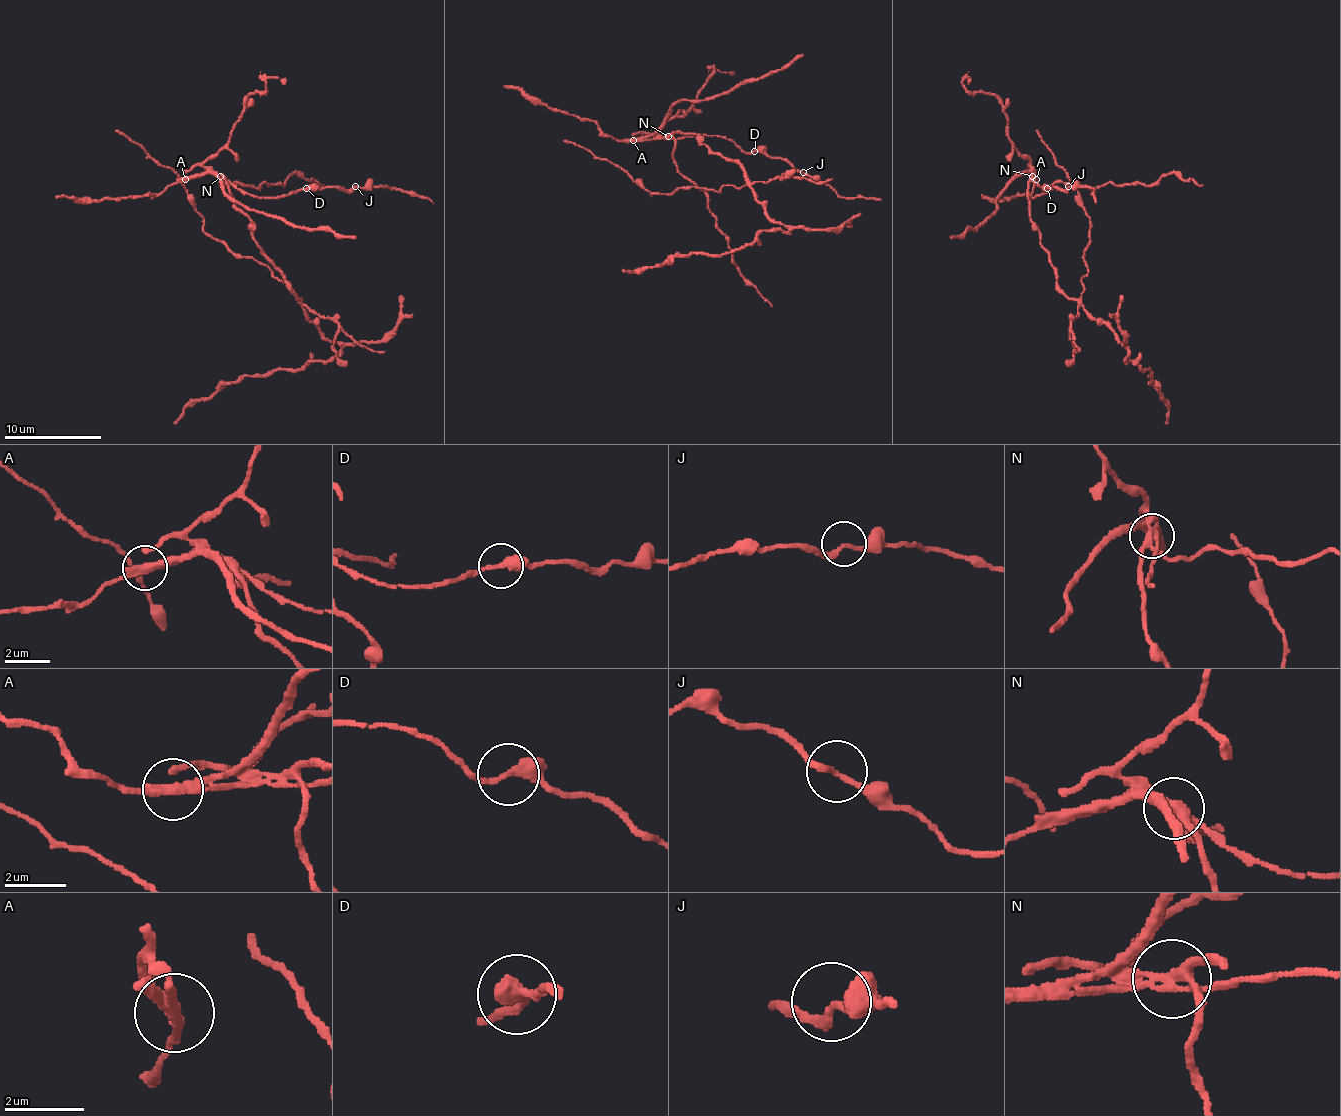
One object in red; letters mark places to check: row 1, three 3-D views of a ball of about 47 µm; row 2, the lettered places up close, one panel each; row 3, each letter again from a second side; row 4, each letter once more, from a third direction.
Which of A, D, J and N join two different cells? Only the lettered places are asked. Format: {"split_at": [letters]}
{"split_at": ["A", "N"]}

